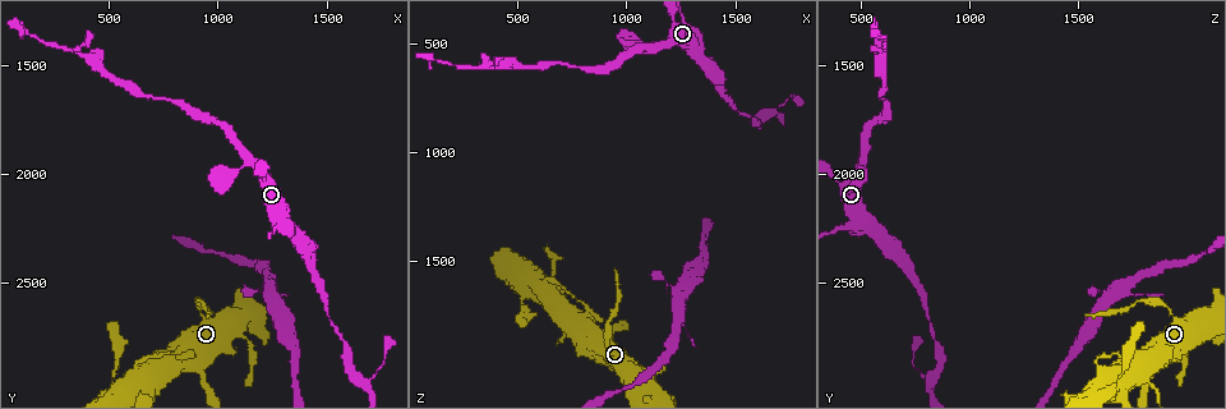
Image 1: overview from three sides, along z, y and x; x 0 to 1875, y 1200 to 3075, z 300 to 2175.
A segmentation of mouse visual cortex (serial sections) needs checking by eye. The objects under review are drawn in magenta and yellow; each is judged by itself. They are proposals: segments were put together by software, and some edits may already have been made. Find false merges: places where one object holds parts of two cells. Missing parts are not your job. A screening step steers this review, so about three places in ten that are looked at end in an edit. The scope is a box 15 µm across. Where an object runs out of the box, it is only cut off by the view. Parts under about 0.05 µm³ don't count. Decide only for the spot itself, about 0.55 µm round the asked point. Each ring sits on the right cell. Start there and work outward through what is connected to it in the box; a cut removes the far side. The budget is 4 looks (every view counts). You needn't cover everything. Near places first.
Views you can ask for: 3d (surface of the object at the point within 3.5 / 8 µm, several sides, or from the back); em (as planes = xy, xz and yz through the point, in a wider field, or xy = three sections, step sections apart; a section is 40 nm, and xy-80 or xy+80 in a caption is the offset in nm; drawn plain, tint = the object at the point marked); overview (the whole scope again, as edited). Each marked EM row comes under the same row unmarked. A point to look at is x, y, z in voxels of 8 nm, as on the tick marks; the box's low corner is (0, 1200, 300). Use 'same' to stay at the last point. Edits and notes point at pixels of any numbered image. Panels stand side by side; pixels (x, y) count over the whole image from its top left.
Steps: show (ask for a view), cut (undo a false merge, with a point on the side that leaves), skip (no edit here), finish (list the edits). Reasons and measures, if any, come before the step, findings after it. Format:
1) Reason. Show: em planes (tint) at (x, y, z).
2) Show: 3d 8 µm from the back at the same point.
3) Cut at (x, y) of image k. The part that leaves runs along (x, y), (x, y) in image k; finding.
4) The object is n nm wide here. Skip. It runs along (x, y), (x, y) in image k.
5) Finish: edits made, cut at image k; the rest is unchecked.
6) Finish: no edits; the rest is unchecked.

Three-way junction. Show: 3d 3.5 µm at (1280, 2230, 460).

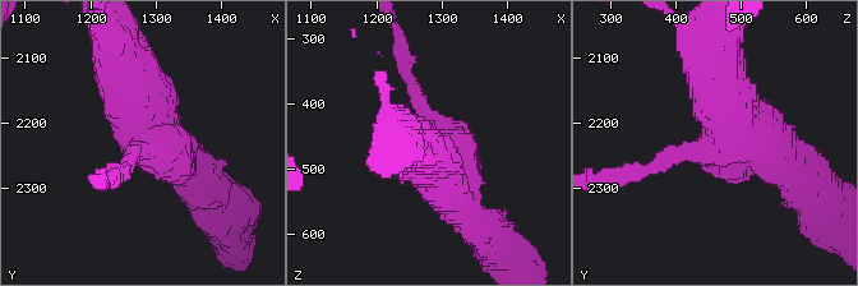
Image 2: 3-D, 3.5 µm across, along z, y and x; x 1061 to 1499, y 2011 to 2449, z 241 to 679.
Show: em xy step 3 (tint) at (1285, 2240, 470).

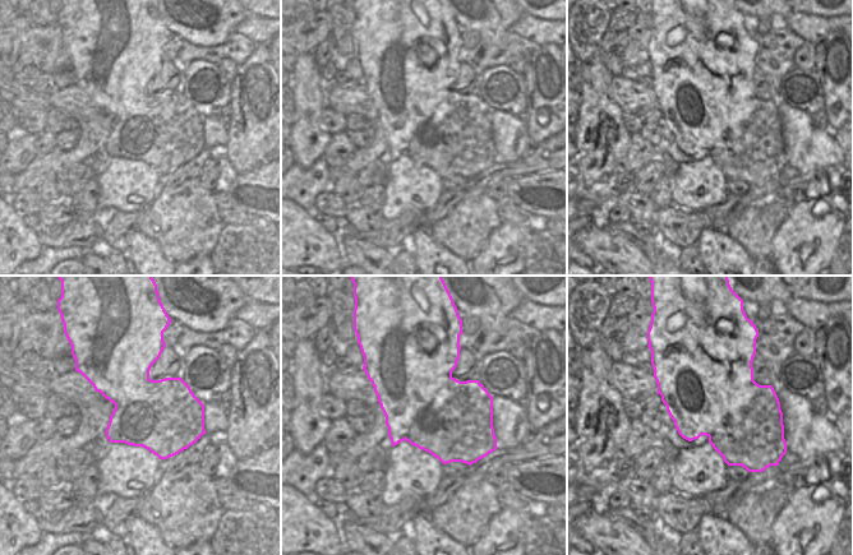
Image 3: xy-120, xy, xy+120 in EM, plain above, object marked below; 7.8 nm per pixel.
Cut at (418, 91) of image 2. Two cells meet here.

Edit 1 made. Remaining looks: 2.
Narrows sharply. Show: 3d 3.5 µm at (900, 2610, 1910).

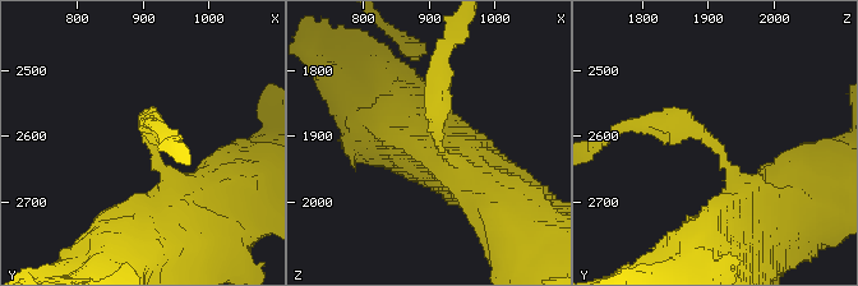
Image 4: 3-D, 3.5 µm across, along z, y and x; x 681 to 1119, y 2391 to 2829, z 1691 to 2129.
The arms are 250, 450 nm wide; now the EM. Show: em xy step 5 (tint) at (915, 2610, 1905).

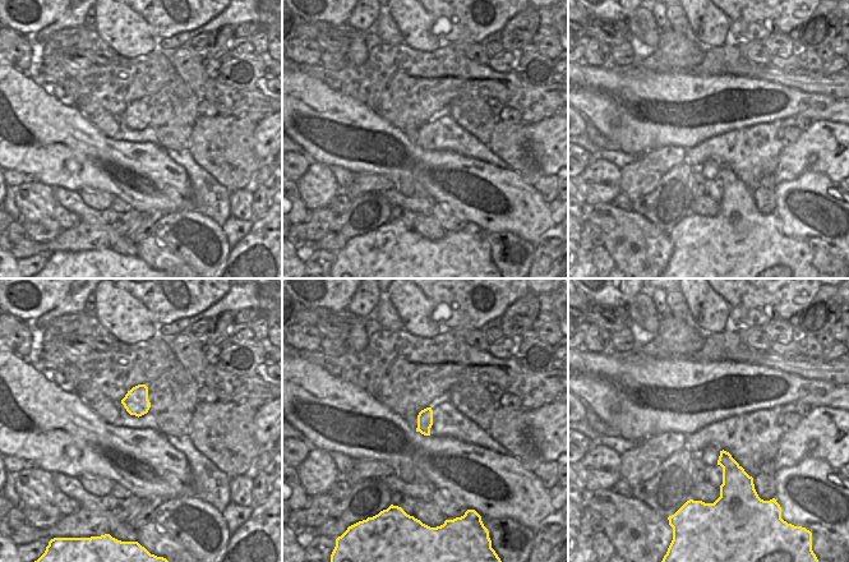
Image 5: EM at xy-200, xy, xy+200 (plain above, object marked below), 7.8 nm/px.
Skip. It runs along (733, 222), (739, 188), (704, 133), (631, 121) in image 4; one cell here.

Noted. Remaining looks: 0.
Finish: edits made, cut at image 2; the rest is unchecked.

